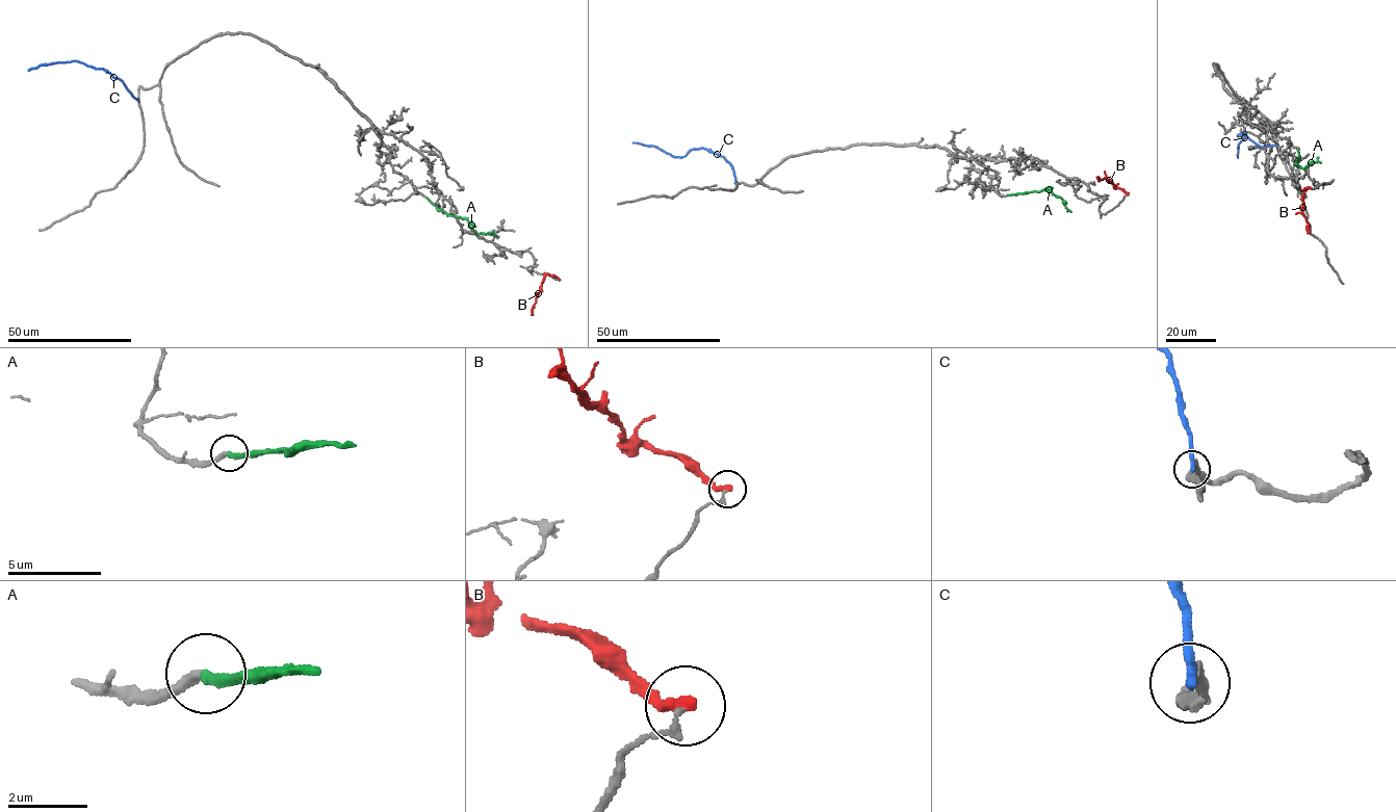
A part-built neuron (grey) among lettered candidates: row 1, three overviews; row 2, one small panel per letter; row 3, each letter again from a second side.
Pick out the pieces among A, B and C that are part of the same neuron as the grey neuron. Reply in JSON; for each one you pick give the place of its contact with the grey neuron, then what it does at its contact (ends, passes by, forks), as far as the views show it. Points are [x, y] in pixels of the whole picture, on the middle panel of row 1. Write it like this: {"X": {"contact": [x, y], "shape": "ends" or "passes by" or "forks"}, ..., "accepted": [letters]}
{"A": {"contact": [1008, 194], "shape": "ends"}, "accepted": ["A"]}

